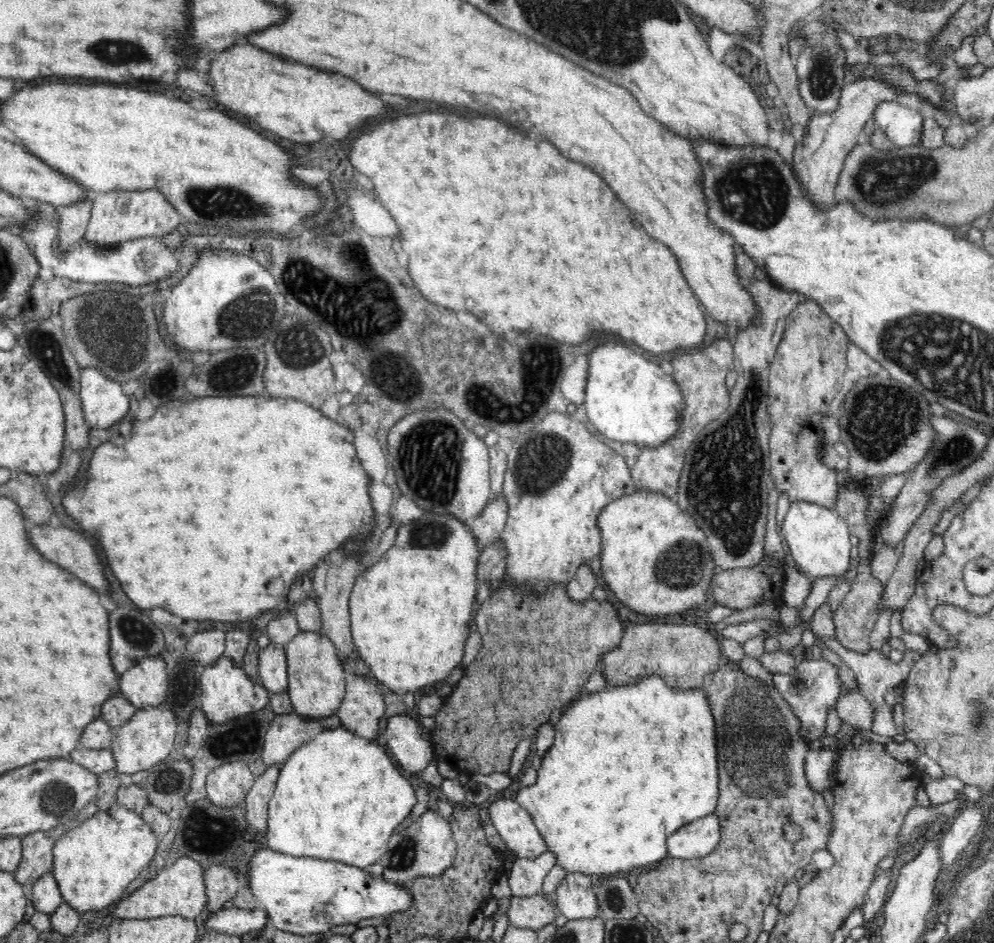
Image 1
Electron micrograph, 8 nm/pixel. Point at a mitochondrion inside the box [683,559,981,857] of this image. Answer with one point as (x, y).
(765, 773)

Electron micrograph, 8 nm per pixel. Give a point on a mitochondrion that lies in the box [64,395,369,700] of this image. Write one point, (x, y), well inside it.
(132, 623)

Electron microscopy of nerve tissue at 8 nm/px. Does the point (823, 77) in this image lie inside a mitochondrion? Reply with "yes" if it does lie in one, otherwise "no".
yes

